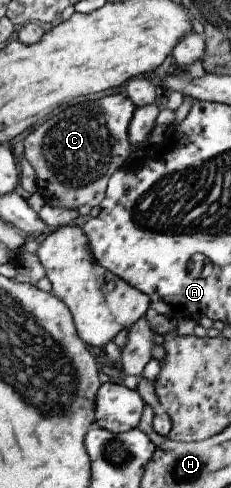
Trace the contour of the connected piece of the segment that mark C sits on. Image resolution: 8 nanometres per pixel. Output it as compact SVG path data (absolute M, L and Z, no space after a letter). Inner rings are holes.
M126 92L106 95L100 99L85 101L62 109L57 115L36 127L24 140L24 155L35 170L37 191L46 203L59 208L78 210L81 205L101 205L110 176L125 165L126 159L134 150L128 141L128 126L136 109Z

